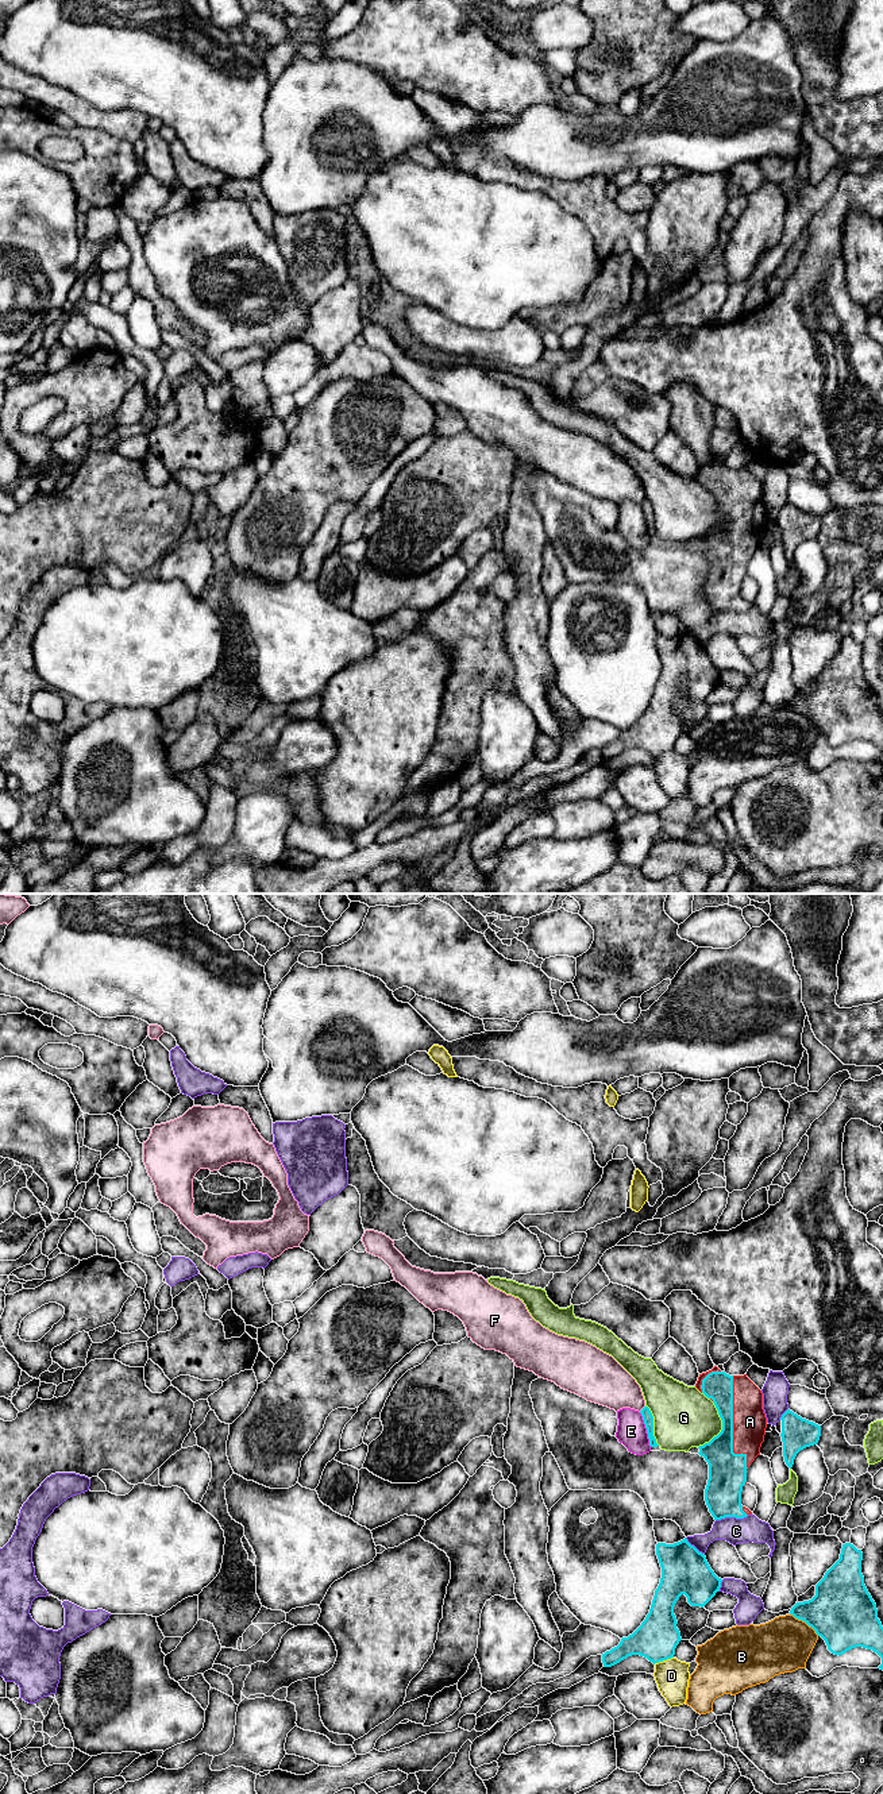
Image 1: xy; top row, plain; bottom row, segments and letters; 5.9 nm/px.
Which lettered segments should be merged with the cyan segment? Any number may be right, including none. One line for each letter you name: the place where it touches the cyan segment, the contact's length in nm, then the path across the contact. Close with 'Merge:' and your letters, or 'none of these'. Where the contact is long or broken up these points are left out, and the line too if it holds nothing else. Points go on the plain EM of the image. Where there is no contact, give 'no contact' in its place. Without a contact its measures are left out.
A: xy (732, 519) | 550 nm
Merge: A

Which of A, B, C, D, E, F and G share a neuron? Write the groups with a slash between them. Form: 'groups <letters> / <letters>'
groups A / B / C / D / E / F / G

